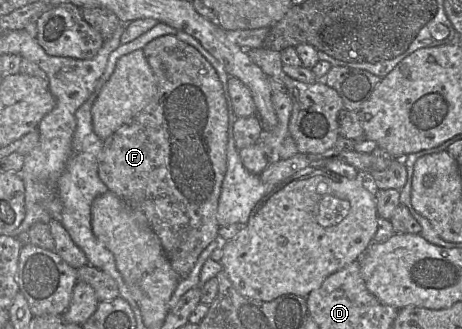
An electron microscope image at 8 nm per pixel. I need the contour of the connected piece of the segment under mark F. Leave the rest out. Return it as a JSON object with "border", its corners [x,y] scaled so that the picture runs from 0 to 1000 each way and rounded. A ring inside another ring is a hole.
{"border":[[[381,106],[331,119],[310,158],[340,243],[338,286],[310,334],[223,429],[212,532],[236,581],[314,650],[374,821],[400,845],[437,763],[472,720],[472,617],[491,523],[491,313],[468,213],[426,149]]]}

